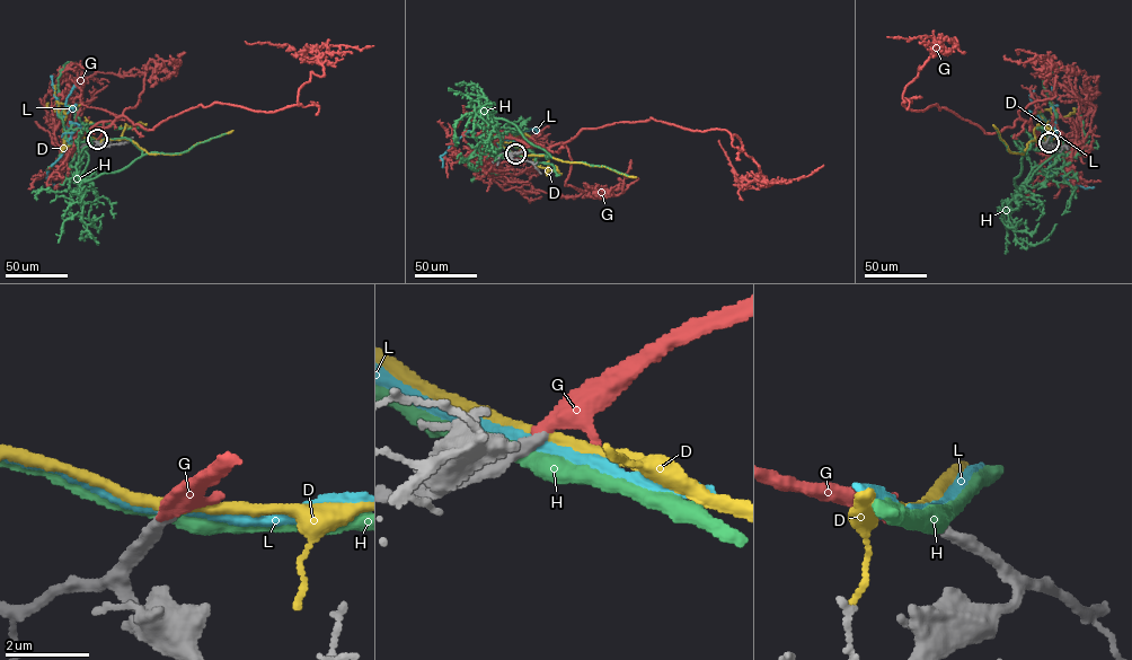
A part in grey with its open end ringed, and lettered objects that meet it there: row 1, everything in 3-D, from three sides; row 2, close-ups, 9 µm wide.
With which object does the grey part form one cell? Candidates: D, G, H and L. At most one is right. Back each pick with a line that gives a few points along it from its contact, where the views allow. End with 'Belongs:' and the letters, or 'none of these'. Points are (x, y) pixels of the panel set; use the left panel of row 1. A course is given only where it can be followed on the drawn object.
G: course (97, 139), (121, 116), (150, 130), (200, 105), (298, 105), (311, 72), (324, 75), (288, 44), (245, 41)
Belongs: G

